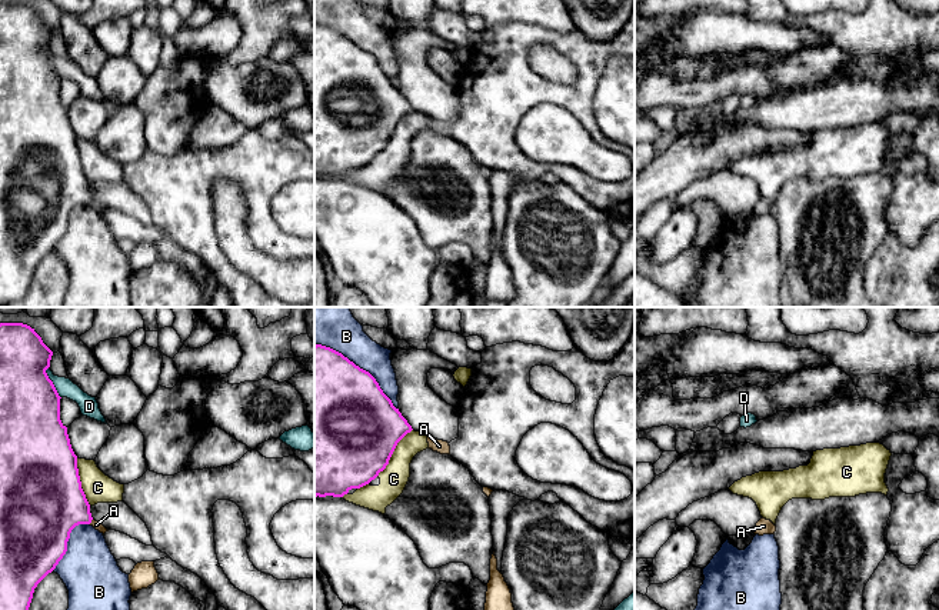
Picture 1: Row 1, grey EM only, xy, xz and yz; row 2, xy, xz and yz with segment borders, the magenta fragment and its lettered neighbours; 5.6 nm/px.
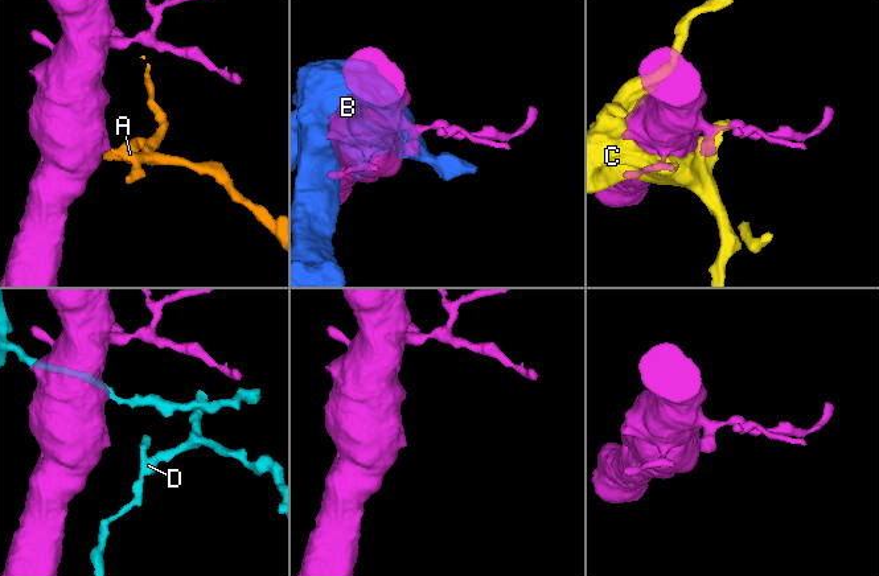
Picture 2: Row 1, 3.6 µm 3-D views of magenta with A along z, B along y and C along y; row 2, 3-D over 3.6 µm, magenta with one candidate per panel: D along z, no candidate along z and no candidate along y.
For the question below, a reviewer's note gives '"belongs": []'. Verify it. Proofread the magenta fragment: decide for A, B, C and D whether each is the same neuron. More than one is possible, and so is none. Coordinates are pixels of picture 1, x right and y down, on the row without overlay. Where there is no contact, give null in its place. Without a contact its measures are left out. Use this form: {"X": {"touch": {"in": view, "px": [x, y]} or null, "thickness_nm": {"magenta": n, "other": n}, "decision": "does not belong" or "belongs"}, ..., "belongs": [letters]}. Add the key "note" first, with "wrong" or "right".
{"note": "wrong", "A": {"touch": {"in": "xy", "px": [90, 202]}, "thickness_nm": {"magenta": 380, "other": 50}, "decision": "belongs"}, "B": {"touch": {"in": "xz", "px": [359, 47]}, "thickness_nm": {"magenta": 500, "other": 190}, "decision": "does not belong"}, "C": {"touch": {"in": "xz", "px": [392, 133]}, "thickness_nm": {"magenta": 500, "other": 160}, "decision": "does not belong"}, "D": {"touch": {"in": "xy", "px": [52, 62]}, "thickness_nm": {"magenta": 340, "other": 110}, "decision": "does not belong"}, "belongs": ["A"]}

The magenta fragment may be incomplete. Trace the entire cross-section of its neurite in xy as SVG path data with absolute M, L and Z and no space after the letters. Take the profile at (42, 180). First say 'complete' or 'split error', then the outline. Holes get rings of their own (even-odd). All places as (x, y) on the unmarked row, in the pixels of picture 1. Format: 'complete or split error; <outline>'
split error; M0 3L0 306L10 304L24 297L29 291L34 269L51 253L67 231L67 221L71 210L79 204L90 204L100 213L109 211L96 201L90 193L90 184L81 169L77 149L77 136L74 134L67 107L60 100L60 76L49 59L46 50L50 47L53 31L43 23L41 17L27 4Z

